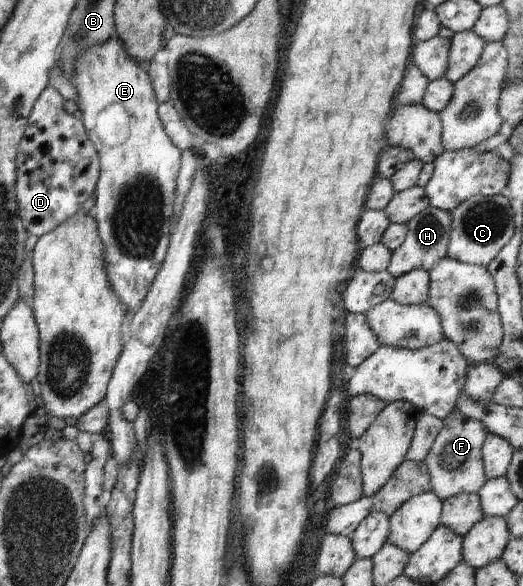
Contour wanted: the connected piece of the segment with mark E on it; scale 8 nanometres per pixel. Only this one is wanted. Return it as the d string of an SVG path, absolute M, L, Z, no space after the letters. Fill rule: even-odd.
M113 36L103 44L91 48L77 58L72 83L77 89L77 106L89 140L100 160L100 173L94 192L93 216L103 242L105 272L119 302L128 310L137 310L161 268L170 244L171 216L175 204L175 180L181 164L180 148L173 144L158 115L158 102L142 65L125 52L125 46Z

